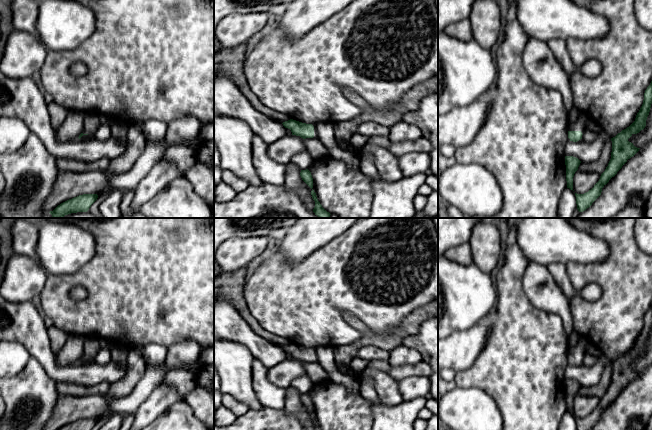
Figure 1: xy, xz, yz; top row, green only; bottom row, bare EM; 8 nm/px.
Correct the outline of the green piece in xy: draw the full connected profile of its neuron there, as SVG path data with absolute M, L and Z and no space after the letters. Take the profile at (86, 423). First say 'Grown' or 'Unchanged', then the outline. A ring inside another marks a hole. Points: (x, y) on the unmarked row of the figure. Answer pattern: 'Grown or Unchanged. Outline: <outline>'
Unchanged. Outline: M83 418L69 423L58 430L91 430L97 422L97 418Z

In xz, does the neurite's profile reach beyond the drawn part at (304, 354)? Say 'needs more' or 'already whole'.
needs more

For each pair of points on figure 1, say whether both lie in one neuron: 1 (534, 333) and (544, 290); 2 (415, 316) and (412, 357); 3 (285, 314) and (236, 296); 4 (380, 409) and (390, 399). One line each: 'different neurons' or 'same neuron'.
1: different neurons
2: different neurons
3: different neurons
4: different neurons

